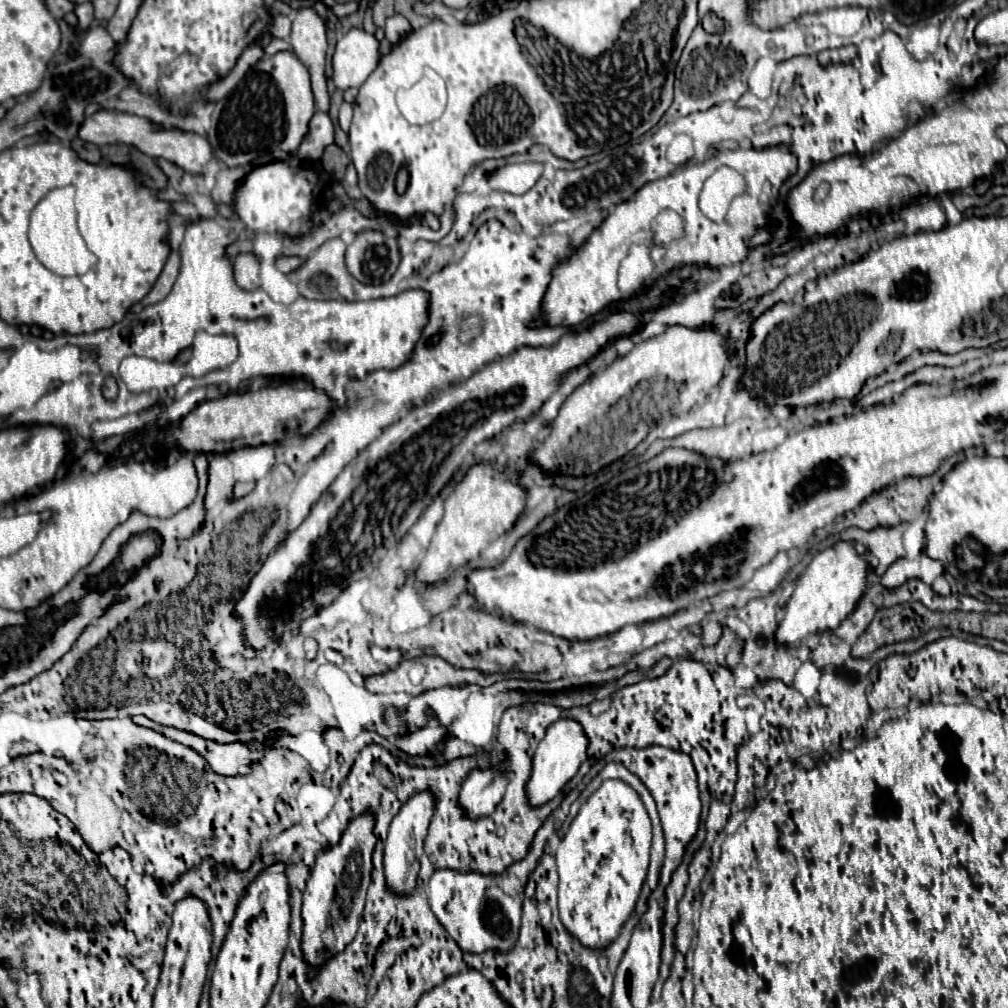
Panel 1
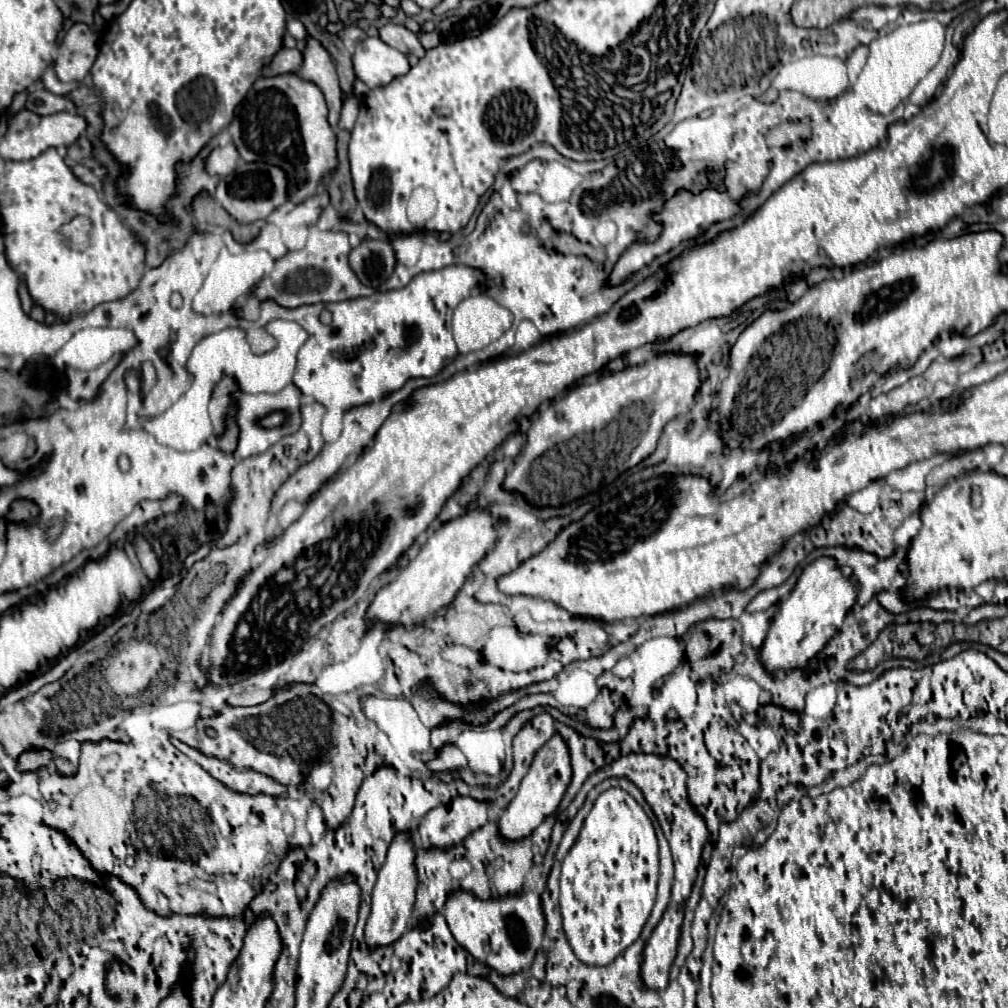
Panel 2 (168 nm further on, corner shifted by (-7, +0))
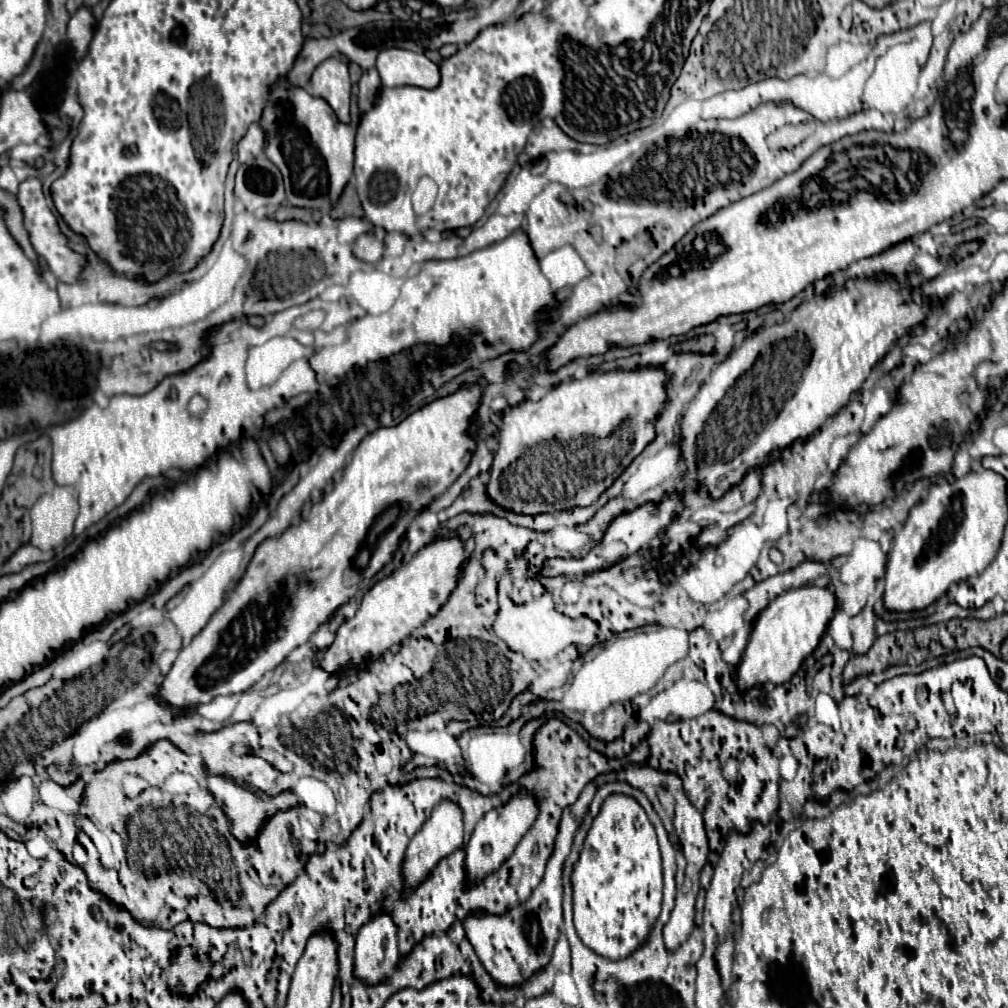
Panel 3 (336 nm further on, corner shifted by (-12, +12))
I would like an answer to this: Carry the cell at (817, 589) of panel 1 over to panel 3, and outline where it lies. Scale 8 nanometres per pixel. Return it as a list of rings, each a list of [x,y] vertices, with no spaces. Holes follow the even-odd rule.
[[[800,586],[782,592],[774,598],[756,618],[748,646],[736,670],[736,682],[740,690],[748,690],[758,684],[788,682],[806,656],[810,656],[820,644],[830,620],[838,610],[836,594],[830,586]]]

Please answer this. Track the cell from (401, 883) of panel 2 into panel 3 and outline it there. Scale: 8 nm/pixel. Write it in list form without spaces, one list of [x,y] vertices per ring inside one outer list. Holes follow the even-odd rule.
[[[380,910],[380,914],[372,916],[370,922],[366,922],[356,938],[356,976],[364,980],[364,984],[378,984],[380,980],[388,980],[392,976],[398,960],[400,960],[400,950],[398,950],[398,926],[394,924],[392,916],[386,910]]]

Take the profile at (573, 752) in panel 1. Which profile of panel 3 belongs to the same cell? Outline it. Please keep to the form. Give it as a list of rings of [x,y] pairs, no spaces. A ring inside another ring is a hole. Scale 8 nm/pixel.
[[[520,788],[520,792],[514,794],[504,806],[486,812],[484,818],[476,824],[474,834],[466,846],[468,878],[476,882],[476,880],[482,880],[488,872],[494,872],[496,868],[500,868],[500,864],[514,852],[520,838],[532,828],[532,824],[538,818],[538,812],[540,812],[540,800],[526,788]]]

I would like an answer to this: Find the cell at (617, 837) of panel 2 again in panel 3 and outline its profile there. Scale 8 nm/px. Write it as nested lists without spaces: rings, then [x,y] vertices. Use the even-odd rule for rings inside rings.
[[[610,794],[584,838],[584,848],[572,870],[574,926],[584,946],[596,954],[620,960],[648,936],[663,898],[663,871],[656,830],[644,808],[626,794]]]

